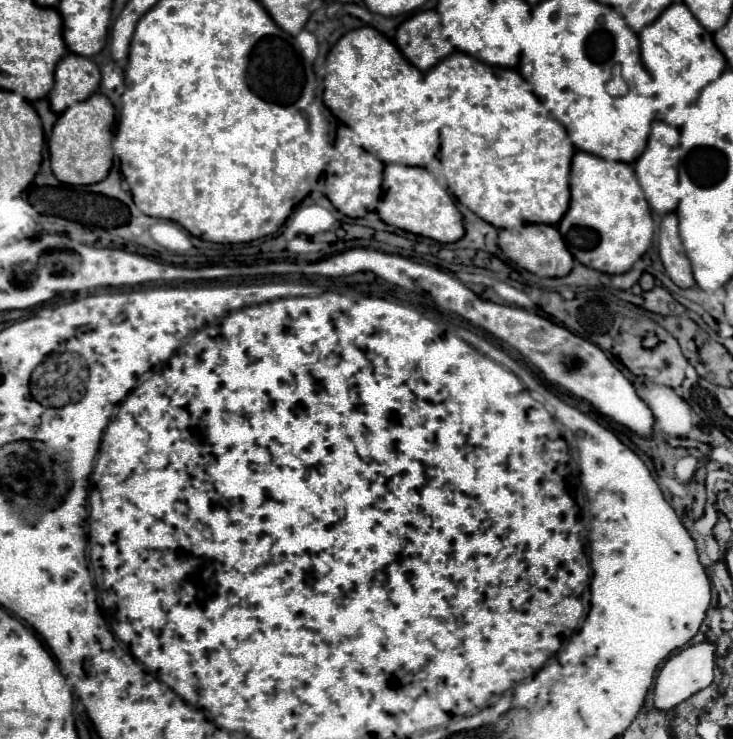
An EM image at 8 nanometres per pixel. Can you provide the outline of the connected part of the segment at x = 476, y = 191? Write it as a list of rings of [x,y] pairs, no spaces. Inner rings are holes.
[[[460,51],[448,55],[448,59],[442,59],[436,67],[432,67],[426,73],[420,73],[424,75],[424,91],[426,91],[426,97],[430,99],[430,109],[434,113],[434,121],[440,125],[440,149],[436,151],[432,161],[424,165],[424,169],[454,199],[460,215],[462,215],[462,207],[474,211],[484,221],[492,223],[498,229],[498,235],[500,235],[502,229],[512,229],[514,231],[514,229],[520,229],[524,225],[556,225],[562,219],[562,215],[566,213],[568,203],[572,199],[572,189],[568,189],[568,175],[570,175],[572,162],[572,143],[570,143],[564,127],[556,119],[552,119],[546,113],[544,105],[540,103],[540,99],[536,99],[536,95],[530,89],[530,83],[526,79],[522,79],[522,75],[516,69],[488,67],[486,63],[480,63],[478,59],[472,59],[470,55],[464,55]]]

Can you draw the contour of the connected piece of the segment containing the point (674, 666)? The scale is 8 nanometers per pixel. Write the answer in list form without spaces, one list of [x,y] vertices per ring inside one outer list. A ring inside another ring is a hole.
[[[702,641],[672,655],[658,673],[656,687],[654,687],[654,707],[672,709],[680,701],[694,695],[696,691],[708,687],[714,679],[714,651],[716,651],[716,645],[712,641]]]

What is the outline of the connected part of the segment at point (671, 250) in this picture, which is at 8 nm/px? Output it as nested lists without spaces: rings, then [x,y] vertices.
[[[674,213],[664,216],[660,225],[658,252],[666,275],[678,287],[692,287],[696,284],[690,260],[682,251],[682,241],[679,235],[679,221]]]

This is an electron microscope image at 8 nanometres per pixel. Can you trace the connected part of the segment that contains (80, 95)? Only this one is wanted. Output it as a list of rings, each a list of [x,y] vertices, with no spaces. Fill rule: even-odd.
[[[68,53],[56,67],[56,83],[48,95],[54,113],[62,113],[72,103],[88,99],[98,91],[100,69],[92,59]]]

